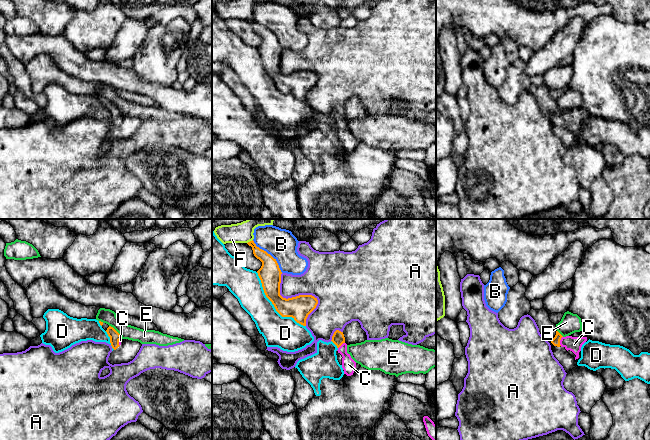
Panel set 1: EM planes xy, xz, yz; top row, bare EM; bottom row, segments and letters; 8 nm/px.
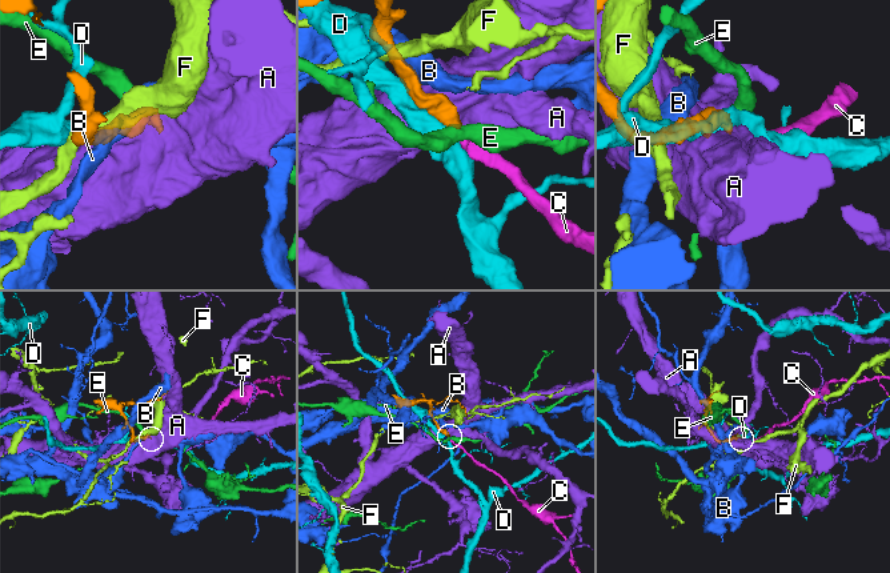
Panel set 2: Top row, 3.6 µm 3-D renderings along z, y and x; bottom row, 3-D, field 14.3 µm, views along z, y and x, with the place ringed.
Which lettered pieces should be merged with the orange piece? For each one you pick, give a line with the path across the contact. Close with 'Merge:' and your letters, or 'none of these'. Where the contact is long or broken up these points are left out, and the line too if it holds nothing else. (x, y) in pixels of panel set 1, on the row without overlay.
C: Path across: yz (555, 117), (559, 117), (574, 120)
Merge: C

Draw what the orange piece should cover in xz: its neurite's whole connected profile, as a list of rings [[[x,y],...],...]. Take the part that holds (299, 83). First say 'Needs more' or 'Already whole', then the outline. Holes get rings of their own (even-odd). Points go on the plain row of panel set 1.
Already whole. [[[254,17],[247,19],[252,23],[254,32],[262,38],[257,47],[266,73],[272,78],[282,93],[292,93],[297,99],[306,102],[308,91],[316,84],[317,74],[312,71],[299,71],[283,74],[280,71],[281,46],[270,30],[256,22]]]

